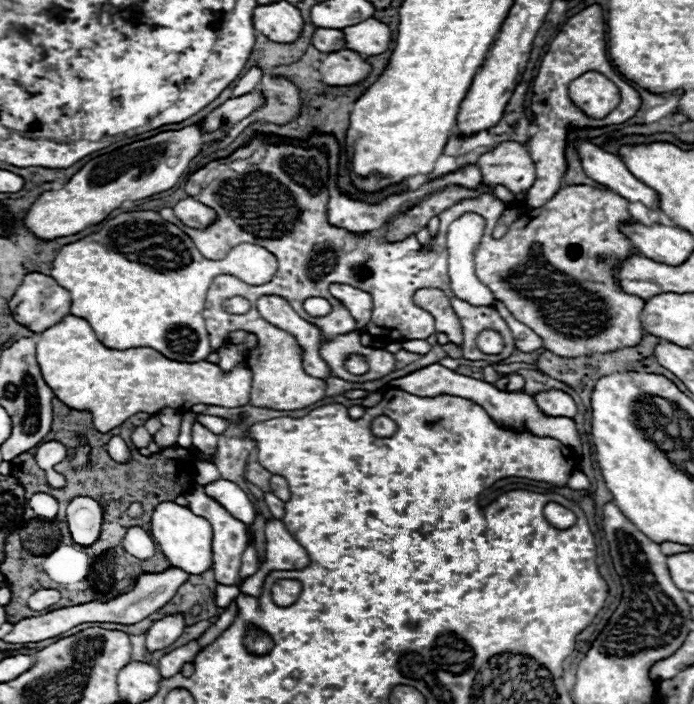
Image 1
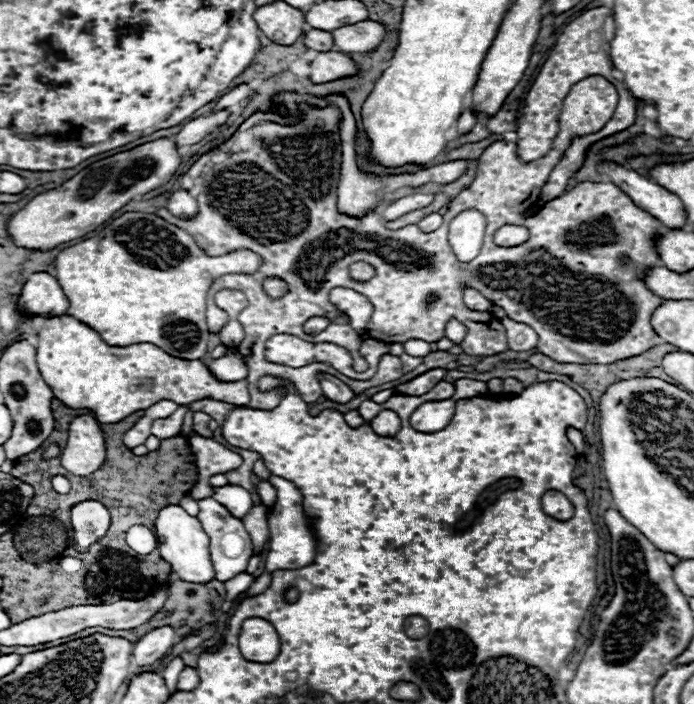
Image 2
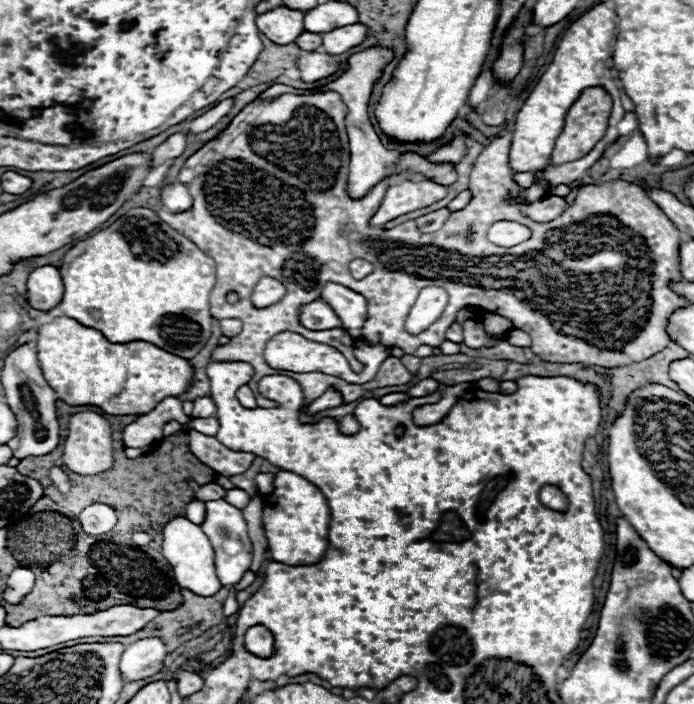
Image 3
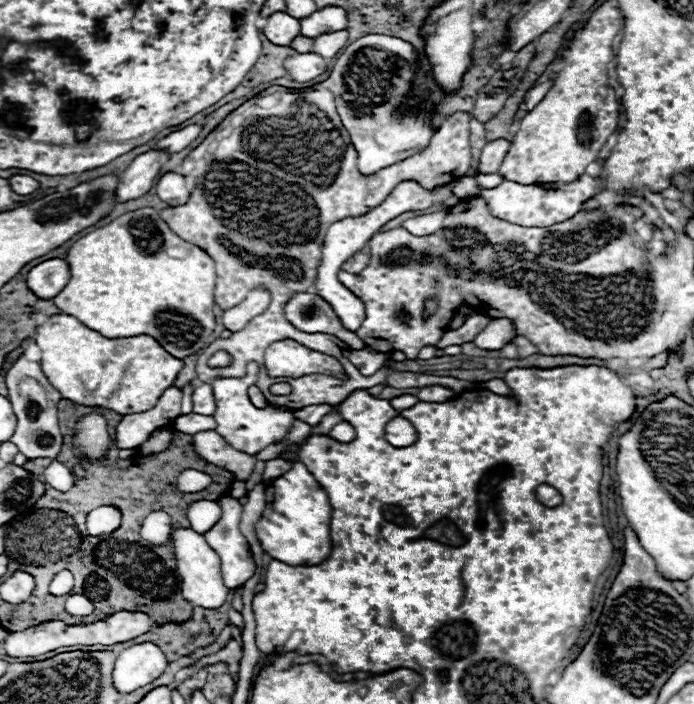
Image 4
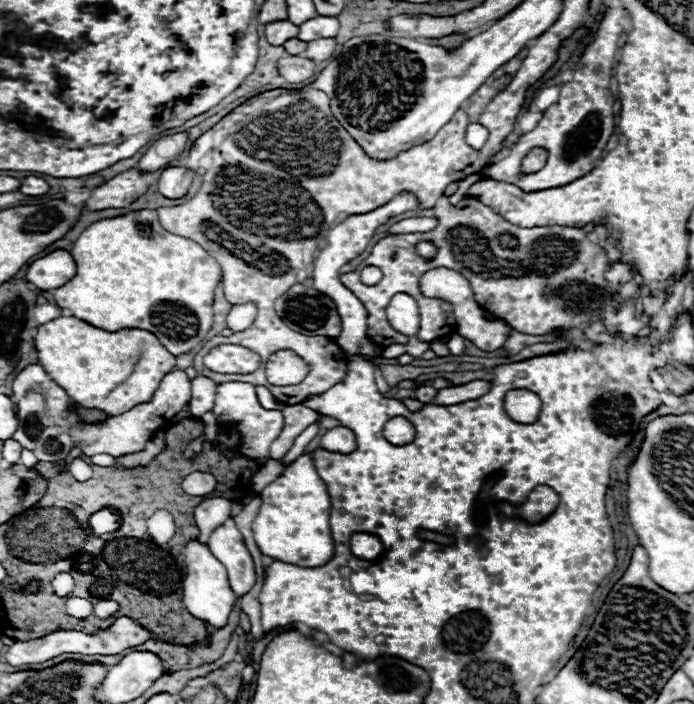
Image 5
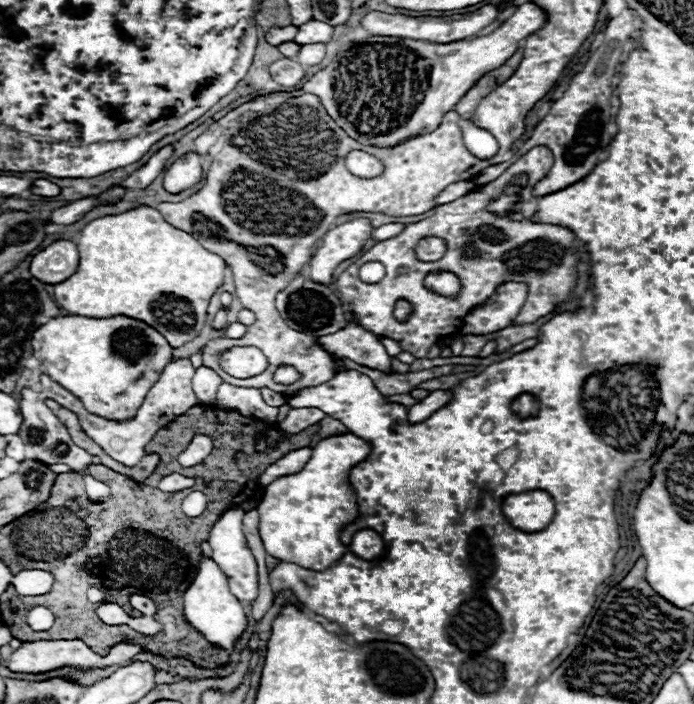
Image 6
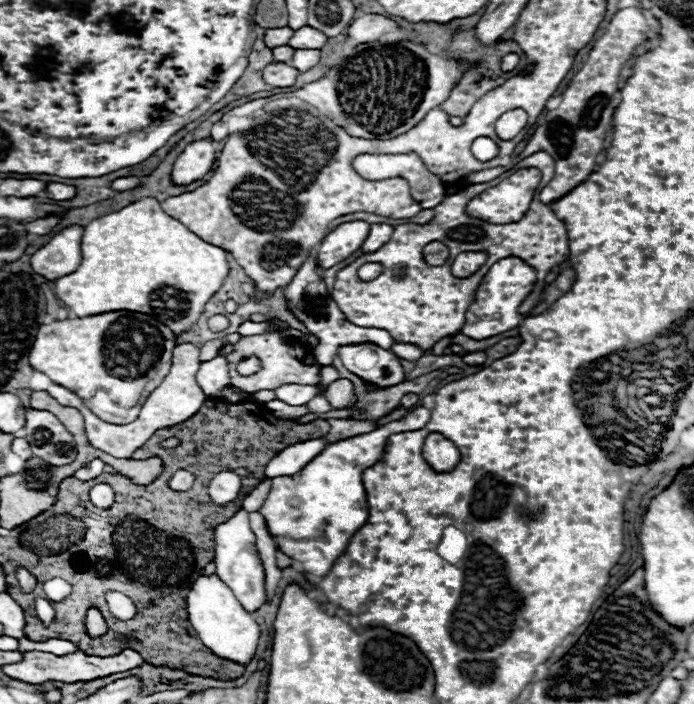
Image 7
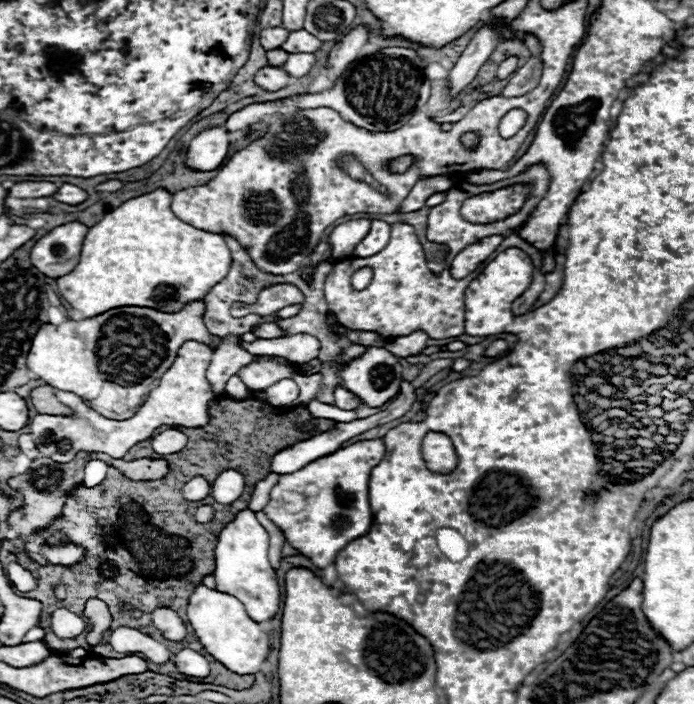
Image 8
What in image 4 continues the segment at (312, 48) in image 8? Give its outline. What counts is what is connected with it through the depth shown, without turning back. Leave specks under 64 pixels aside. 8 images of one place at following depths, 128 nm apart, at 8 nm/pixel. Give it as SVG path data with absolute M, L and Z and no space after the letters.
M328 6L324 10L316 10L316 14L300 20L300 34L306 38L316 38L320 34L330 34L344 30L348 26L348 16L344 8Z

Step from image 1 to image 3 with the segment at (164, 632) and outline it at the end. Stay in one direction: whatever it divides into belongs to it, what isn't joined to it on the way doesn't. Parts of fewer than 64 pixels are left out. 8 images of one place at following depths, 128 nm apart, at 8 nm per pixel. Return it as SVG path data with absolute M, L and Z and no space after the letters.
M142 638L126 646L120 658L120 674L124 680L144 680L164 668L166 646L160 638Z

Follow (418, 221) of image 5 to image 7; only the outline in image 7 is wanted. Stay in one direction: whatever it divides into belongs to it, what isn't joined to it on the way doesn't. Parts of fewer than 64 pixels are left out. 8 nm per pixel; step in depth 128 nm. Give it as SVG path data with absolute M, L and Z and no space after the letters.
M372 224L372 230L370 230L368 238L366 238L364 244L362 244L362 252L368 254L368 252L374 252L374 250L378 250L380 246L384 246L384 244L390 240L392 230L394 230L394 228L388 226L388 224Z

